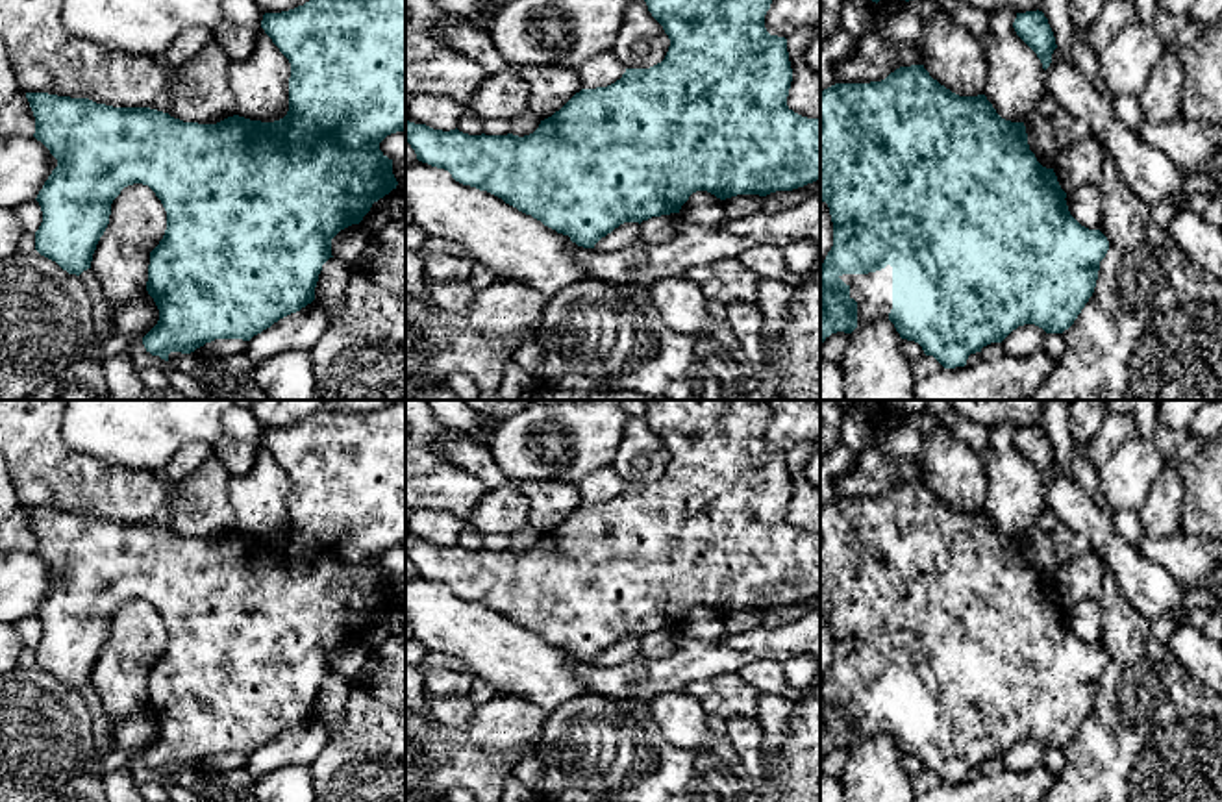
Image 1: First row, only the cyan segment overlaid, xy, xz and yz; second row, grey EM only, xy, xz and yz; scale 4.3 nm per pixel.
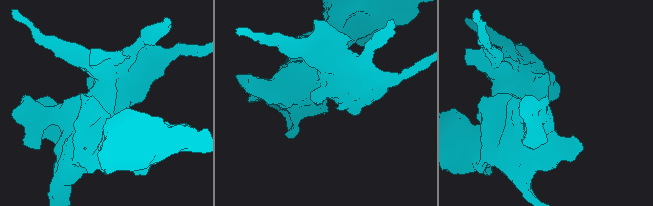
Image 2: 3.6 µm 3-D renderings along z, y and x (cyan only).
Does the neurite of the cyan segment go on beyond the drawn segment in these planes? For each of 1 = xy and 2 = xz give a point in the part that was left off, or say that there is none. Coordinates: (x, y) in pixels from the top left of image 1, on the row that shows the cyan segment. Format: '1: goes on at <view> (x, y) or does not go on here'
1: does not go on here
2: does not go on here

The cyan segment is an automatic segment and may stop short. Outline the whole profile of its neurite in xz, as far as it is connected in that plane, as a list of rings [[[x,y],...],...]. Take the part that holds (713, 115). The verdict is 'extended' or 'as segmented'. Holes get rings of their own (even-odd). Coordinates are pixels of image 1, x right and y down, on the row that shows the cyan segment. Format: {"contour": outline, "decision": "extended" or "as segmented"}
{"contour": [[[644,0],[670,39],[665,59],[650,69],[626,69],[607,87],[581,89],[559,111],[524,137],[468,135],[405,122],[405,141],[417,159],[444,169],[463,185],[487,191],[531,215],[583,248],[624,222],[680,213],[696,191],[720,200],[737,194],[767,196],[820,180],[820,119],[807,119],[787,106],[792,69],[787,39],[770,35],[765,15],[772,0]]], "decision": "as segmented"}

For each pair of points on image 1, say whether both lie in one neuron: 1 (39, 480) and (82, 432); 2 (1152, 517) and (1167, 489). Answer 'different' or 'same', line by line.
1: different
2: same

